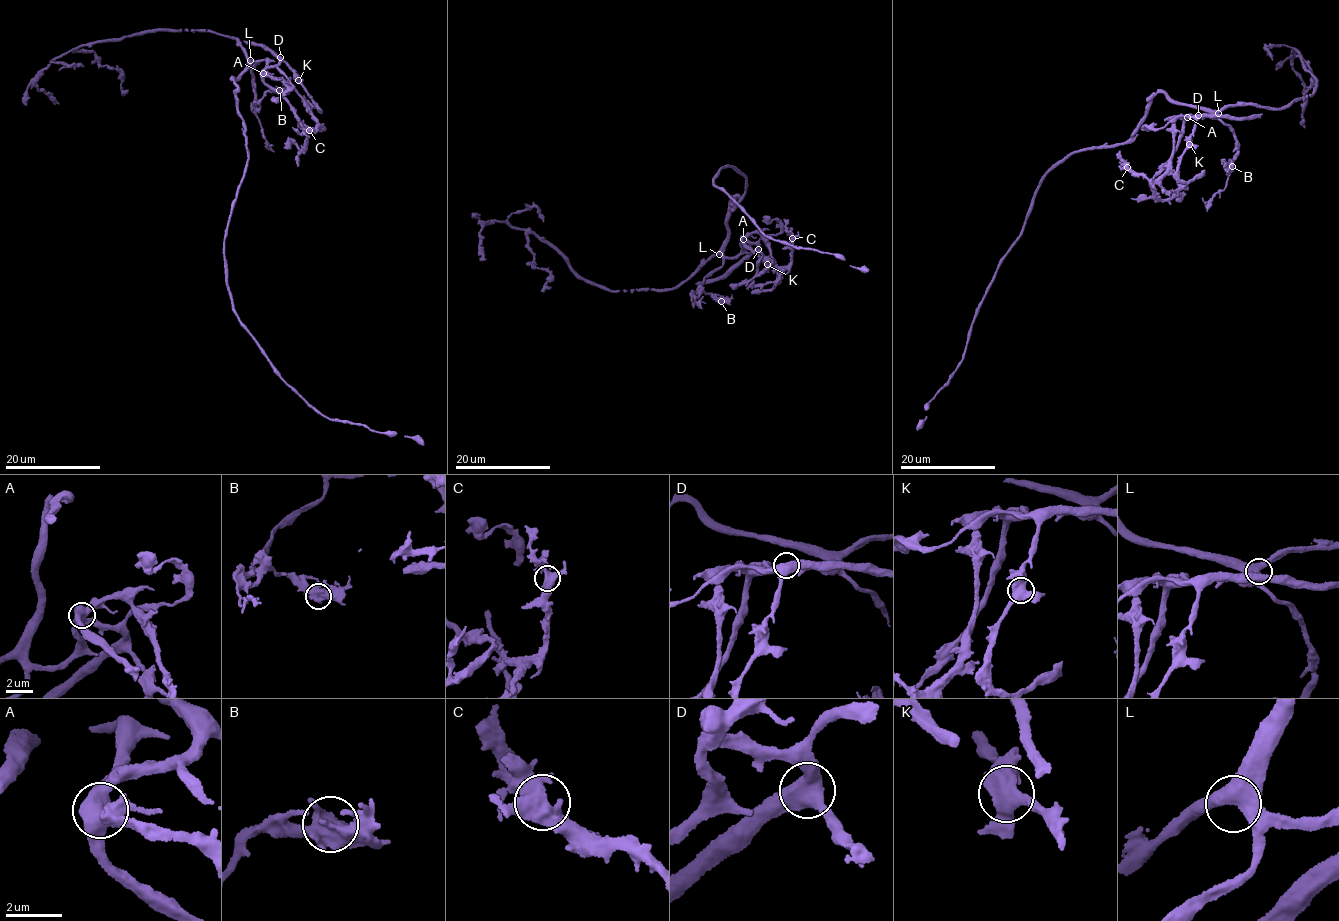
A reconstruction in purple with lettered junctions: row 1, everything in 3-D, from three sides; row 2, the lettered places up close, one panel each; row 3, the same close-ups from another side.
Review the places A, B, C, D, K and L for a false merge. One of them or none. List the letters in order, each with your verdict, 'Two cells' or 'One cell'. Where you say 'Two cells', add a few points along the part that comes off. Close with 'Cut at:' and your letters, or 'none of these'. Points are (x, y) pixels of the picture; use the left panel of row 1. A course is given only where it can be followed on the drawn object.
A: Two cells. Course of the part to remove: (263, 74), (267, 84), (279, 91), (294, 107), (306, 135), (303, 148), (299, 149), (291, 141), (283, 148)
B: One cell
C: One cell
D: One cell
K: One cell
L: One cell
Cut at: A

